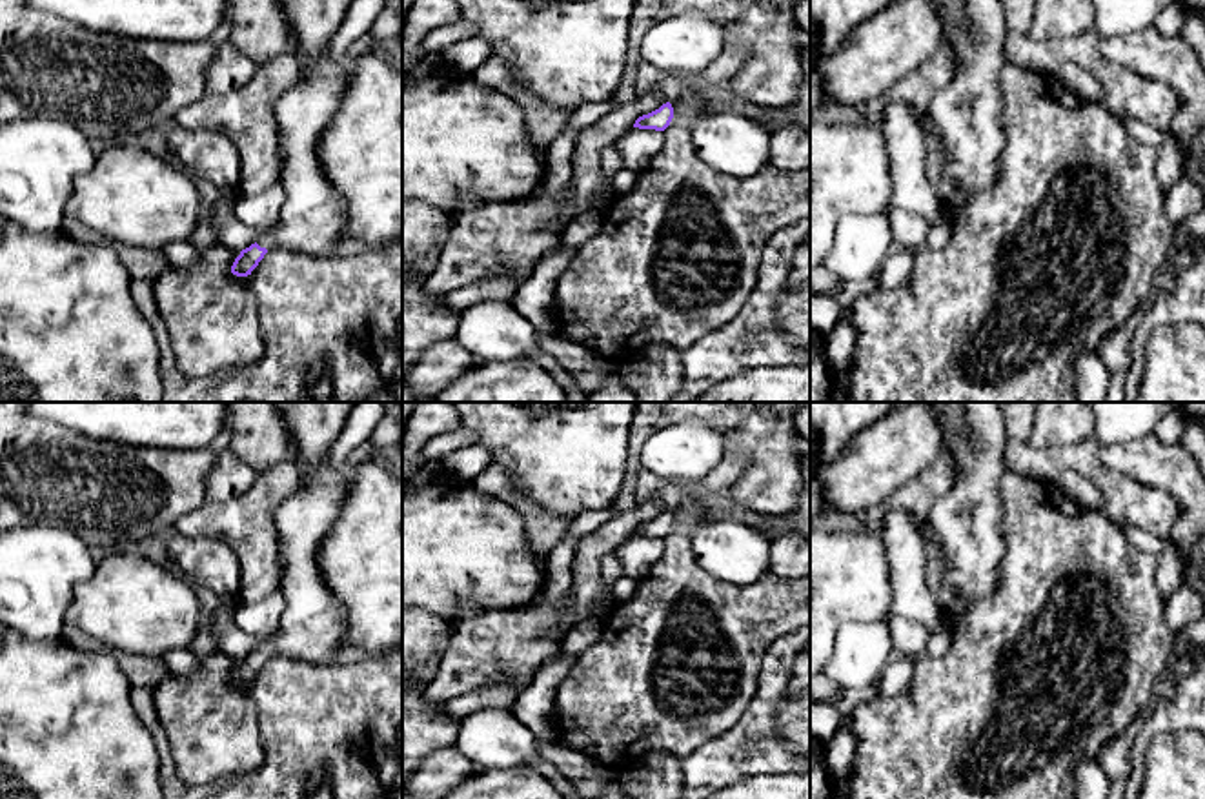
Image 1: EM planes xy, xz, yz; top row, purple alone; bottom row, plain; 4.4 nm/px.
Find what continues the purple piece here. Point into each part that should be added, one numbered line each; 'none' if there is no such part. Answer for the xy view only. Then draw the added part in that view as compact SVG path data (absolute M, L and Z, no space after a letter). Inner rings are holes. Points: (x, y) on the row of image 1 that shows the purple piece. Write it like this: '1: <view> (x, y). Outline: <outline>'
1: xy (310, 221). Outline: M277 0L295 36L299 76L273 102L286 193L275 228L257 244L309 257L331 257L344 242L344 198L328 182L317 144L337 115L349 64L328 56L351 0Z

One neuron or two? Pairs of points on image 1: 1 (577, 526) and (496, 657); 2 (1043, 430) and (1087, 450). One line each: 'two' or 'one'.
1: one
2: two

